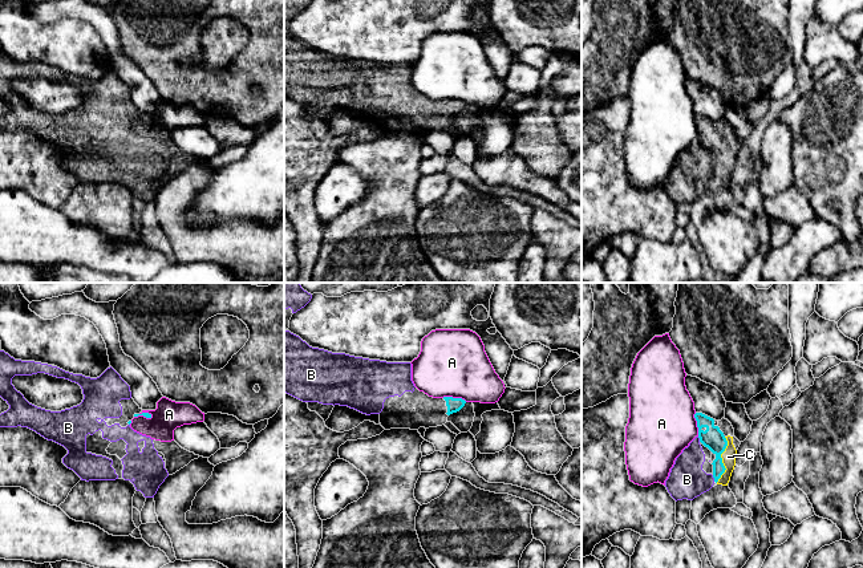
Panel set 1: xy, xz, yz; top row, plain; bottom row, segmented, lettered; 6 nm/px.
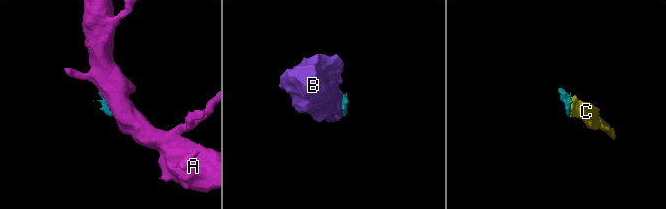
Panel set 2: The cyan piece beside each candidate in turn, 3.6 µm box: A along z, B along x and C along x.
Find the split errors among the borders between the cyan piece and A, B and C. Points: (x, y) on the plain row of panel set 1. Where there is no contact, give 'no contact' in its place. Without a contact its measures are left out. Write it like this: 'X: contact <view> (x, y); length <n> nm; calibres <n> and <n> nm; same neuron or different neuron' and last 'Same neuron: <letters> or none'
A: contact xz (454, 101); length 150 nm; calibres 90 and 420 nm; different neuron
B: contact yz (713, 179); length 40 nm; calibres 140 and 220 nm; same neuron
C: contact yz (721, 162); length 280 nm; calibres 140 and 80 nm; same neuron
Same neuron: B, C

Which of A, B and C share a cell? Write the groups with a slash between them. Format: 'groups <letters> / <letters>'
groups A / B C

